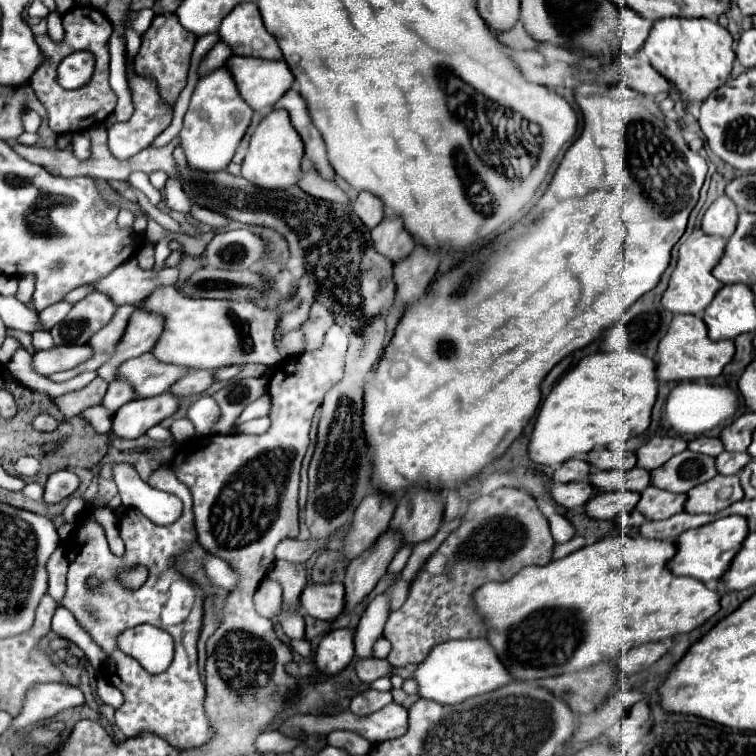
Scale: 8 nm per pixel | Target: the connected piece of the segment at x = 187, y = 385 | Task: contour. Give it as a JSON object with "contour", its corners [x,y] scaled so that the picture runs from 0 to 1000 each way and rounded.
{"contour":[[[257,489],[257,492],[246,495],[243,500],[233,503],[220,519],[233,524],[233,526],[246,526],[251,521],[270,519],[280,505],[283,503],[280,503],[280,492],[278,489]]]}

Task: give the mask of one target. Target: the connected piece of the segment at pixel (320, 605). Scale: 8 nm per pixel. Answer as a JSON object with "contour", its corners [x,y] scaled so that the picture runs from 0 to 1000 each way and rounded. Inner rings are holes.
{"contour":[[[447,770],[405,772],[397,786],[397,804],[413,817],[442,820],[455,804],[455,775]]]}

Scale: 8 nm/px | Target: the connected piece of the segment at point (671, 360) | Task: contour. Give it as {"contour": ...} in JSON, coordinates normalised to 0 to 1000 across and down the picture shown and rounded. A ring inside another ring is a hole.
{"contour":[[[915,415],[892,418],[881,444],[870,455],[868,466],[868,500],[873,505],[902,505],[902,503],[929,503],[952,497],[955,487],[971,471],[971,452],[952,450],[944,452],[937,447],[937,434],[929,421]]]}

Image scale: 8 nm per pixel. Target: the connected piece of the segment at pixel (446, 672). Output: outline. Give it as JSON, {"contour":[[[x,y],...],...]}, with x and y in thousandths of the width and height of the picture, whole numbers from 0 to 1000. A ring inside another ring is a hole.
{"contour":[[[640,844],[598,847],[577,852],[569,860],[569,865],[553,878],[545,897],[553,905],[553,923],[590,934],[608,931],[635,918],[646,918],[677,902],[677,894],[667,889],[667,881],[661,878],[661,873],[656,873],[656,862],[651,862],[648,852]]]}

